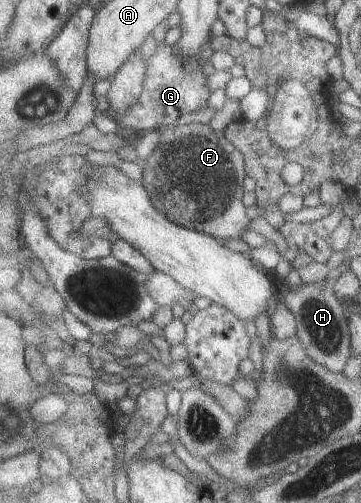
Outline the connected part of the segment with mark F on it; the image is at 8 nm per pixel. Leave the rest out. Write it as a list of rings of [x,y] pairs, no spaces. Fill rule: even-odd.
[[[177,124],[164,129],[161,134],[158,148],[147,159],[143,181],[157,209],[171,221],[217,239],[242,239],[253,223],[247,213],[248,207],[243,203],[247,179],[243,151],[210,124]]]

